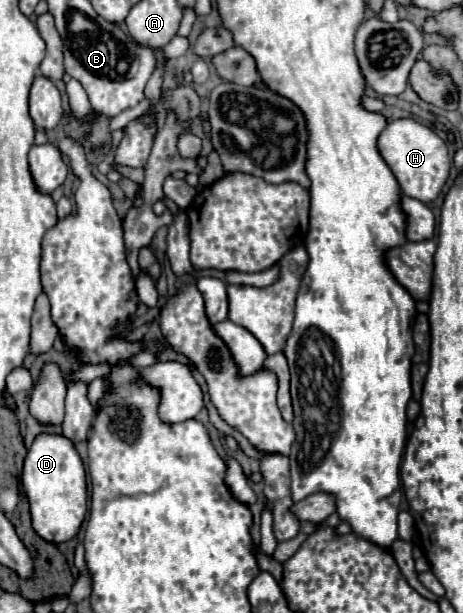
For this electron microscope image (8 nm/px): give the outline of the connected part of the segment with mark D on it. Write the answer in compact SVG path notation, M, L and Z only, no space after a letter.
M40 433L34 439L24 459L22 489L30 503L32 527L42 539L62 543L78 533L86 515L86 473L70 439L50 433Z

